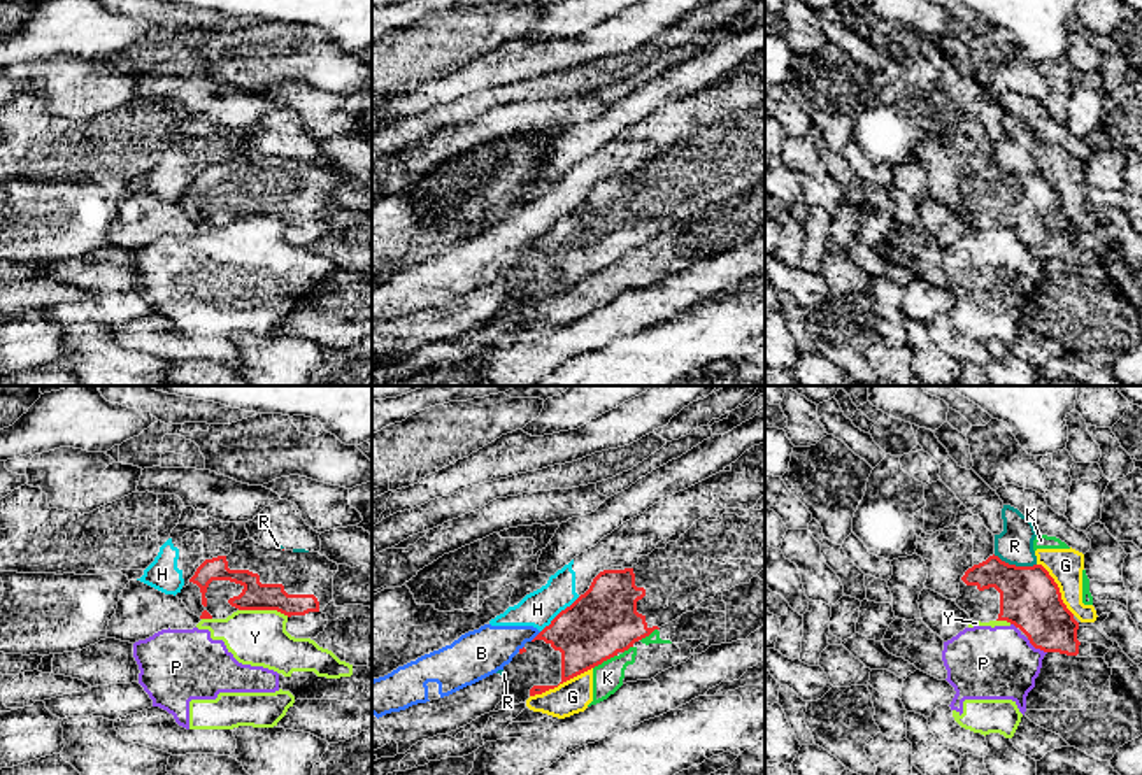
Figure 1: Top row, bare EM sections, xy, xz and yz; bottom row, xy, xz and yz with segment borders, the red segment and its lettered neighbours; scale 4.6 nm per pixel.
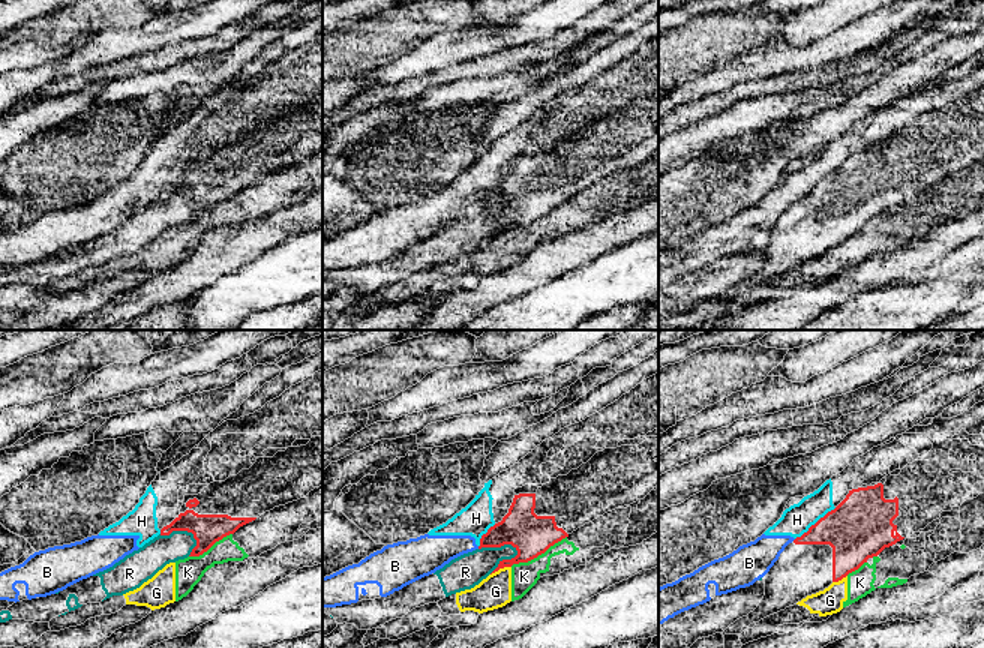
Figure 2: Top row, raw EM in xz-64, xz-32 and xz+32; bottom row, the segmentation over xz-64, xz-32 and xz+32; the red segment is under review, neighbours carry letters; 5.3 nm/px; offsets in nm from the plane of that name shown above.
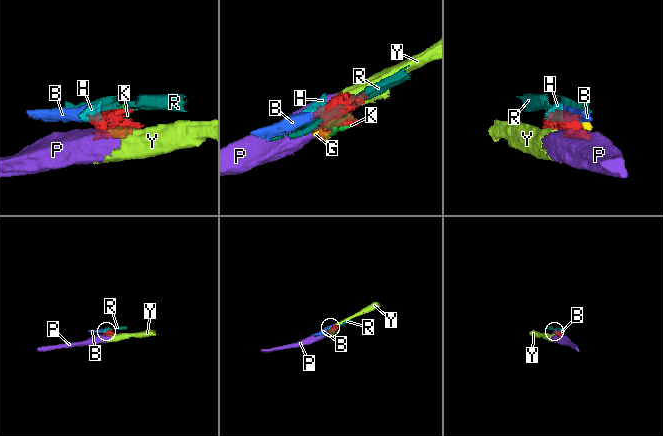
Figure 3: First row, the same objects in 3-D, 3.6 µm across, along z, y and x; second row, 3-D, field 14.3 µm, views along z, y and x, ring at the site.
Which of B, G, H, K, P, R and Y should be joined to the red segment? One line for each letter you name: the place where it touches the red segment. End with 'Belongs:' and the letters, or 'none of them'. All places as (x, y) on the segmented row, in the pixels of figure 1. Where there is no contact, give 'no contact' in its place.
Belongs: none of them

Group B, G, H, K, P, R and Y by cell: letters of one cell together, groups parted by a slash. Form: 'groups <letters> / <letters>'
groups B H / G K / P Y / R

